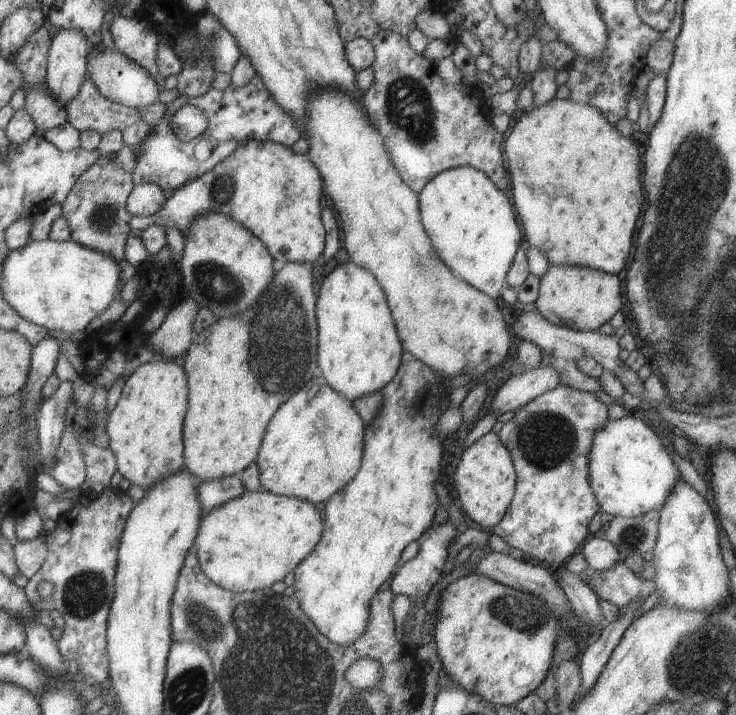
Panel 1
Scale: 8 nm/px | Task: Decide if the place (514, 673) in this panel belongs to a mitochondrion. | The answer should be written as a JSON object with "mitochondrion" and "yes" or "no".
{"mitochondrion":"no"}

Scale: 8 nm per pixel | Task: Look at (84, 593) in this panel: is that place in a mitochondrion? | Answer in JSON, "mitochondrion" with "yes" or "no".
{"mitochondrion":"yes"}

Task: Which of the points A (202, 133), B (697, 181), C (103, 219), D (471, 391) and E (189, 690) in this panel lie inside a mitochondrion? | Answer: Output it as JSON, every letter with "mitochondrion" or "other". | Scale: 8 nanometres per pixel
{"A":"other","B":"mitochondrion","C":"mitochondrion","D":"other","E":"mitochondrion"}

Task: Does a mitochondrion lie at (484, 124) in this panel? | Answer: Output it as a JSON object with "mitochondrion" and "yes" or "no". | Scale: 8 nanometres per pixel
{"mitochondrion":"no"}

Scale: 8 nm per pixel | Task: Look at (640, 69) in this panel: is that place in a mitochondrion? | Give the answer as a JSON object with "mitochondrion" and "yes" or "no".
{"mitochondrion":"no"}

